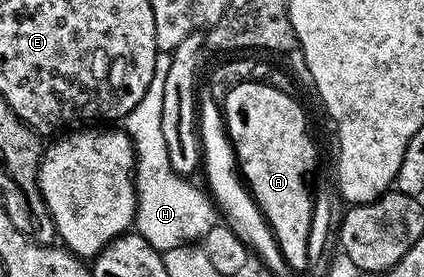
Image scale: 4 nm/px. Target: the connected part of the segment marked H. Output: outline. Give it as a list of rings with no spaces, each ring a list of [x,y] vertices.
[[[157,53],[154,80],[150,80],[146,96],[138,100],[136,107],[122,122],[123,129],[132,137],[132,147],[136,150],[134,230],[161,252],[203,240],[206,232],[210,232],[210,228],[218,222],[218,210],[213,199],[203,189],[200,191],[185,175],[174,172],[170,164],[170,152],[166,150],[166,139],[162,137],[162,88],[166,88],[166,71],[169,68],[169,55]]]

